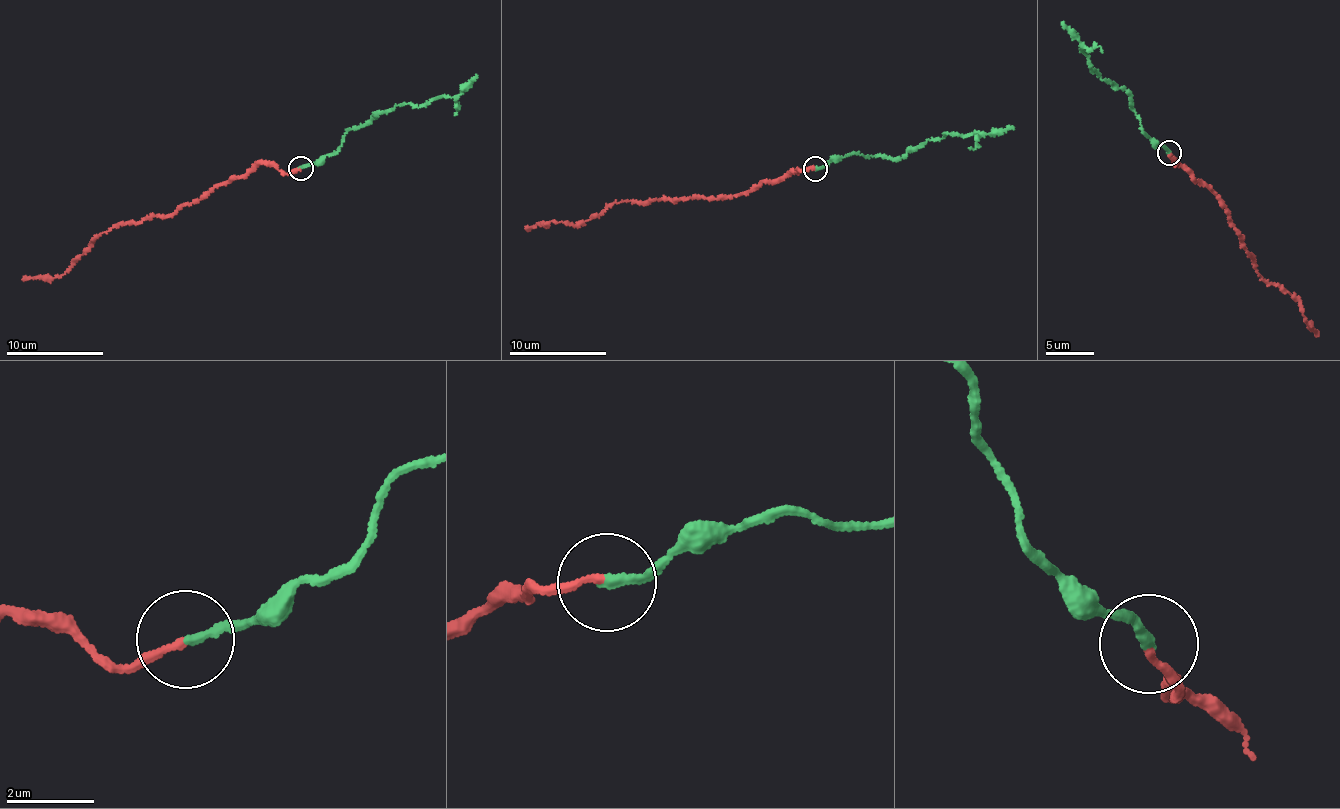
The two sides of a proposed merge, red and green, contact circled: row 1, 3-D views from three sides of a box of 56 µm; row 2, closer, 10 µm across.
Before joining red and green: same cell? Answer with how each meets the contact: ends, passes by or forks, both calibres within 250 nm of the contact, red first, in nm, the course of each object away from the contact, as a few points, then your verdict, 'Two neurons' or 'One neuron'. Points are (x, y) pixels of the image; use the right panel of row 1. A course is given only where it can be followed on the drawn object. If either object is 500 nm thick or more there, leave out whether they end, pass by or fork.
At the ring red ends. At the ring green ends. Thickness 160 nm (red) against 200 nm. Course of red: (1170, 153), (1177, 164), (1173, 163), (1218, 197), (1229, 211), (1267, 284), (1289, 293), (1305, 322), (1318, 331). Course of green: (1170, 153), (1144, 132), (1123, 90), (1092, 70), (1088, 55), (1061, 22). Two neurons

